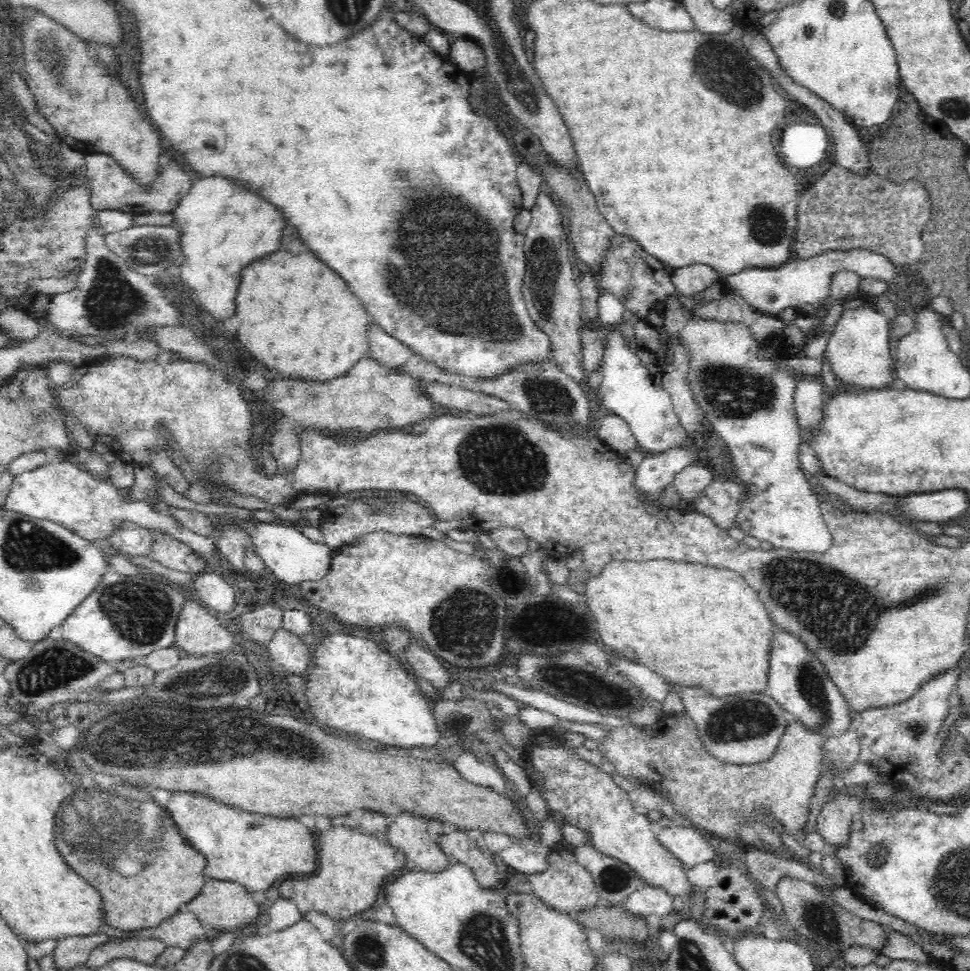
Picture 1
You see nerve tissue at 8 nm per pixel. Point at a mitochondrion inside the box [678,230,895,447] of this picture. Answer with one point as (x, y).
(734, 392)

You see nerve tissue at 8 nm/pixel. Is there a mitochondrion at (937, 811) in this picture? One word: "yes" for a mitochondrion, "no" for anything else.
no

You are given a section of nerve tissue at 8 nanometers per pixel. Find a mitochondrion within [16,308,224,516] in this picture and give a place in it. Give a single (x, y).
(36, 419)

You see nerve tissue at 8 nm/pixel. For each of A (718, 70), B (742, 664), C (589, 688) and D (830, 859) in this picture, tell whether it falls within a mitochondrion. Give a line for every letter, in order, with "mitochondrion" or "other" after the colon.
A: mitochondrion
B: other
C: mitochondrion
D: other

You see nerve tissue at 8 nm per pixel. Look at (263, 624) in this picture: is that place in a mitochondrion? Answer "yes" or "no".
no

